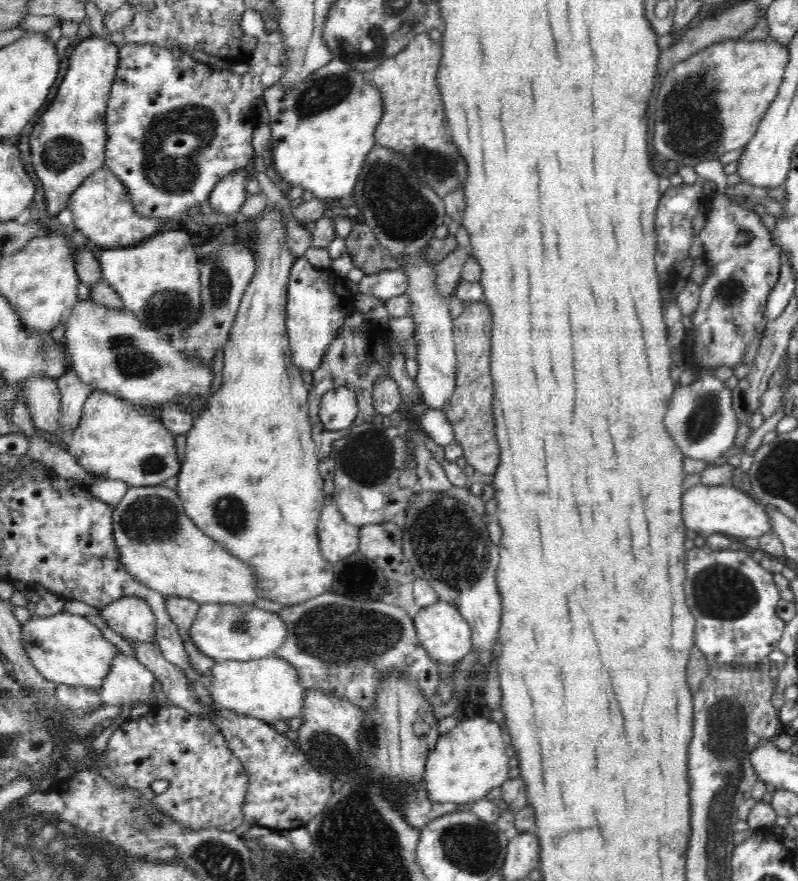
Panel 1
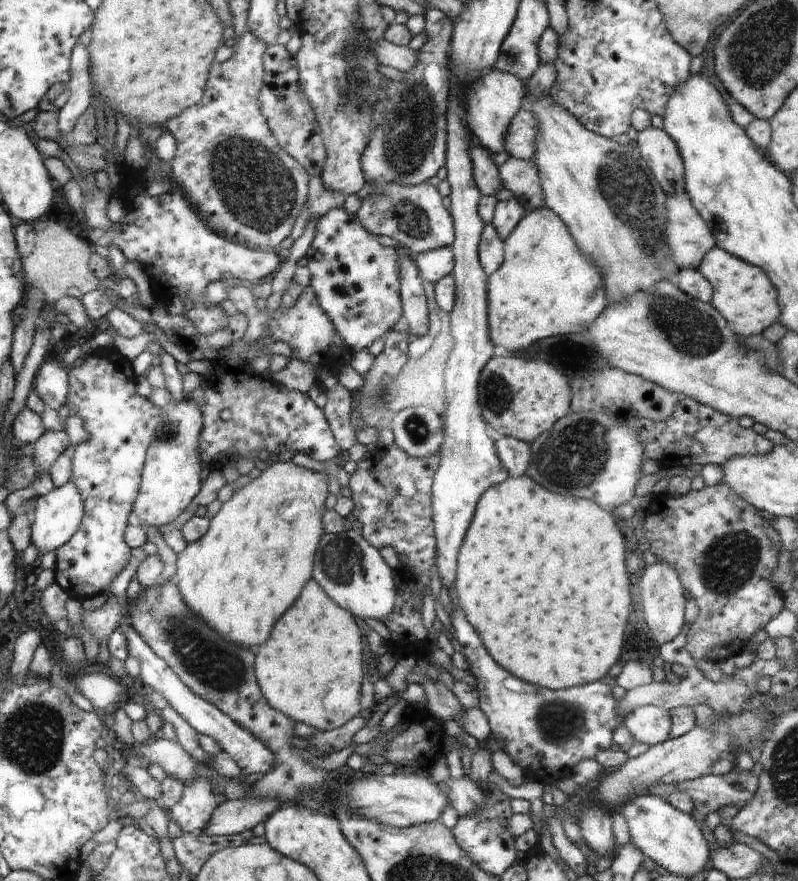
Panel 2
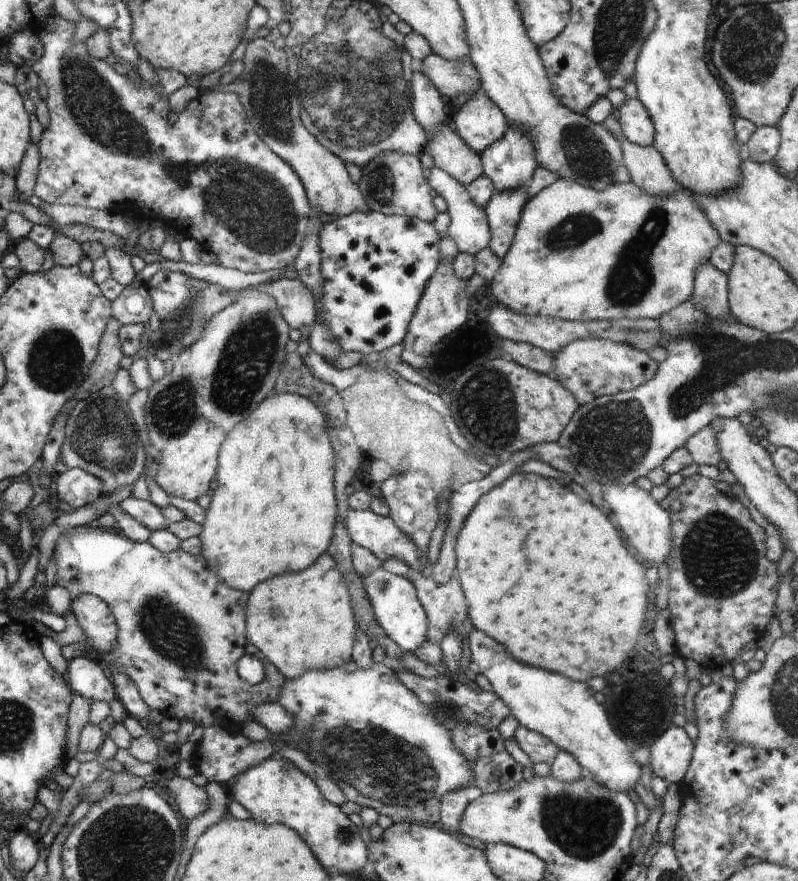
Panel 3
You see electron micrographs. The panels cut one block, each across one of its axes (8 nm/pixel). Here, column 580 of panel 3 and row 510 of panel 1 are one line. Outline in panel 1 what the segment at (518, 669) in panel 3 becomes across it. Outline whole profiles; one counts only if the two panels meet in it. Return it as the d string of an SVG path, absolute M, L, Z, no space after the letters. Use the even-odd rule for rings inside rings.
M732 484L722 486L694 485L684 490L682 495L682 517L688 530L694 532L724 532L732 536L744 536L744 538L760 538L772 531L772 521L758 501L754 501L750 495Z

